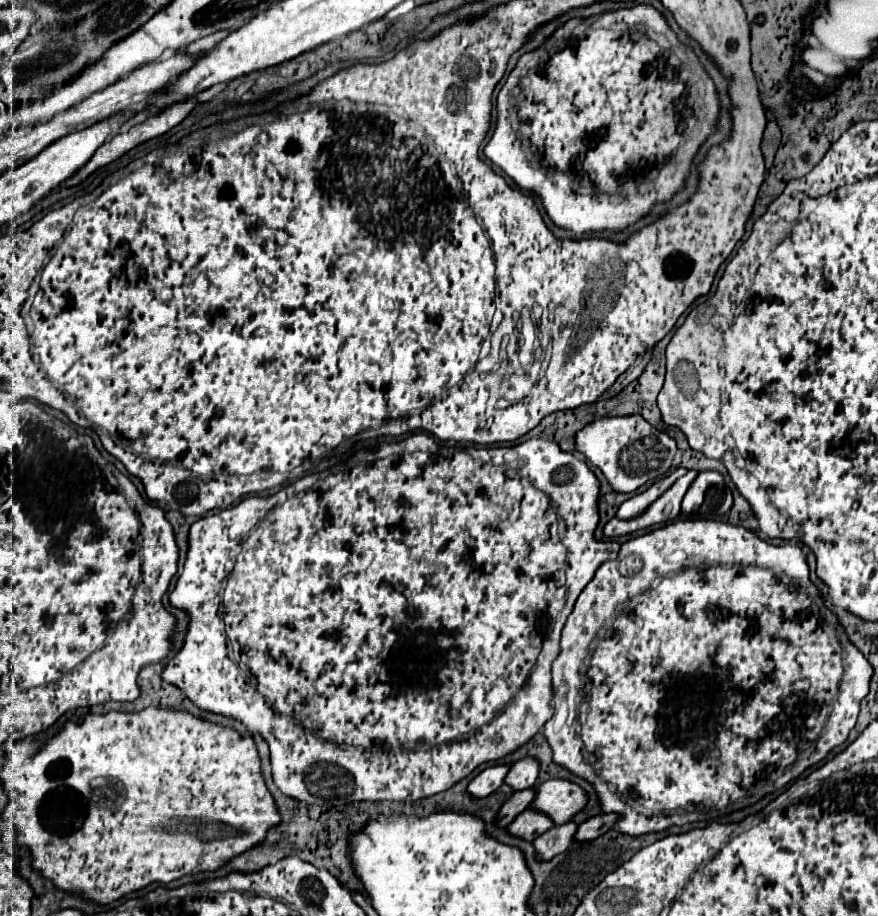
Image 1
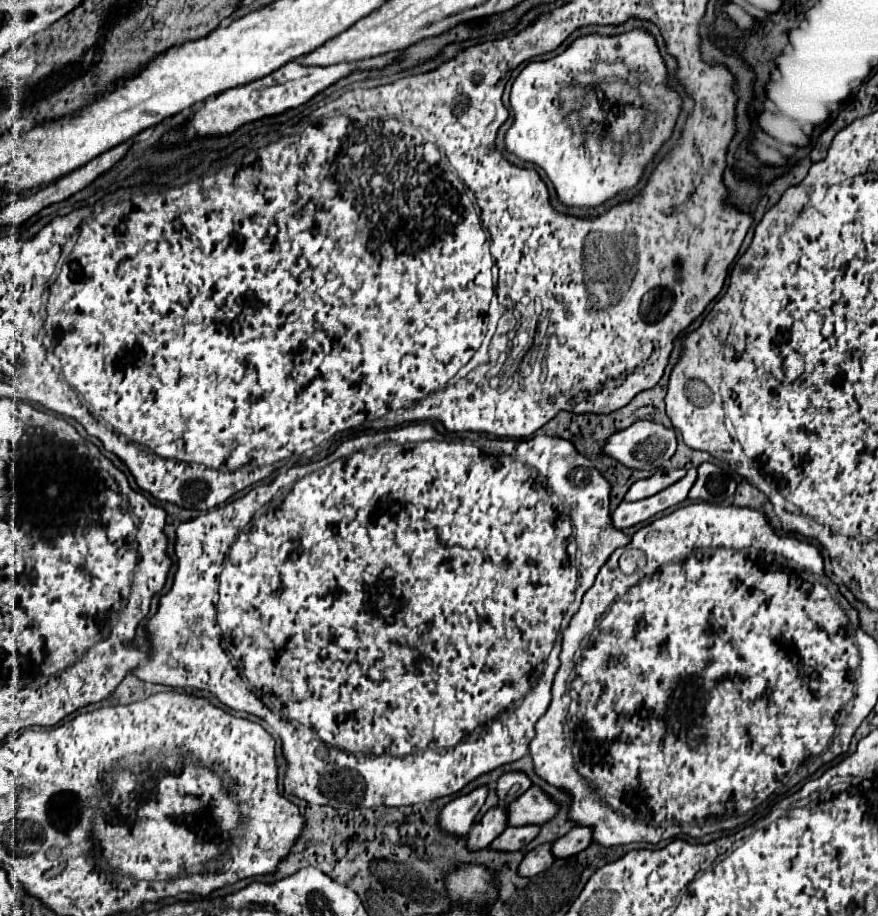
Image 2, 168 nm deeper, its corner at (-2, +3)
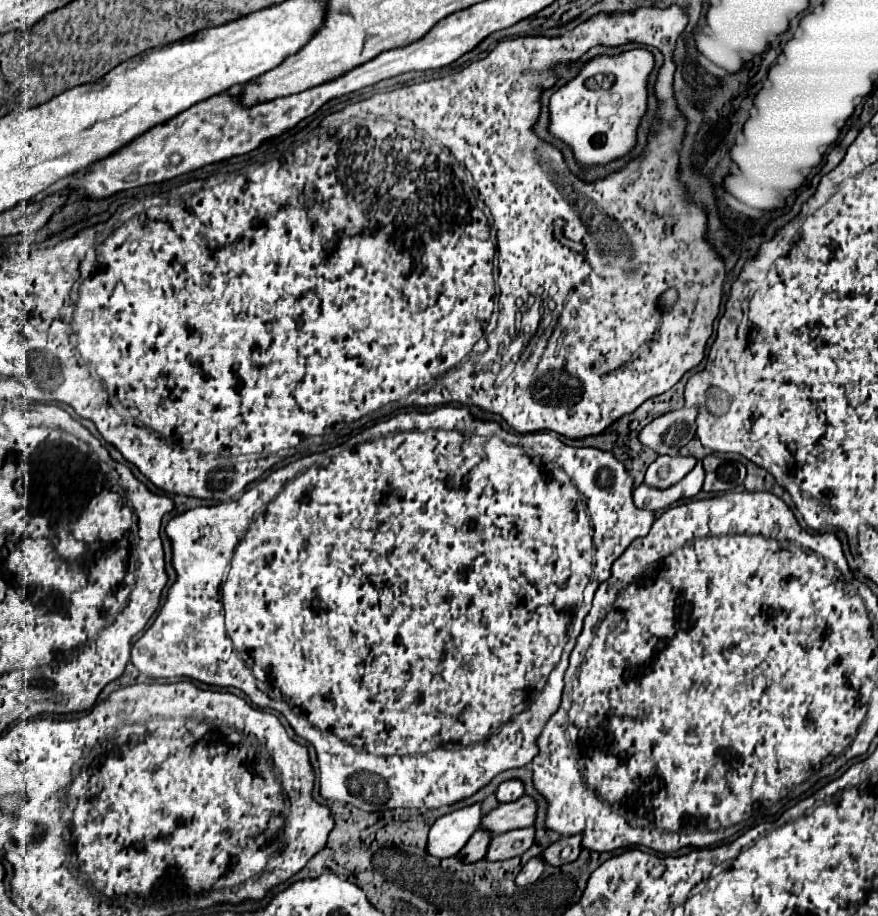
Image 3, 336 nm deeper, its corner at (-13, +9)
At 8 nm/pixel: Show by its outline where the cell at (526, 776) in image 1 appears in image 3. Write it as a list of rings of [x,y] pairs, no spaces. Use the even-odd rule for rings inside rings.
[[[505,780],[497,788],[497,800],[499,802],[513,802],[513,800],[521,798],[523,794],[525,794],[525,788],[523,788],[521,780]]]

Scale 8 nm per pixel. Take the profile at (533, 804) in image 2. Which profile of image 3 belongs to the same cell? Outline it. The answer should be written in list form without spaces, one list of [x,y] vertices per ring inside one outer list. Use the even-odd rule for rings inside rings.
[[[521,796],[515,802],[499,804],[487,816],[483,816],[481,828],[491,830],[493,834],[503,834],[515,828],[533,826],[537,818],[537,802],[531,796]]]

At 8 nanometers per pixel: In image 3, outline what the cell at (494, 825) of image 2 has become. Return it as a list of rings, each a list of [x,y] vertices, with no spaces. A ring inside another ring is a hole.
[[[481,828],[469,838],[469,842],[463,846],[463,850],[459,854],[465,858],[465,862],[475,862],[475,860],[485,856],[485,852],[491,844],[491,838],[493,838],[493,834]]]

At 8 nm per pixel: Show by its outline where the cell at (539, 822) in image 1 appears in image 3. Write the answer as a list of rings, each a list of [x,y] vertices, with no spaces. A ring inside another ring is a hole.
[[[535,828],[509,830],[507,834],[497,834],[491,840],[487,850],[487,860],[507,860],[513,856],[521,856],[535,842]]]

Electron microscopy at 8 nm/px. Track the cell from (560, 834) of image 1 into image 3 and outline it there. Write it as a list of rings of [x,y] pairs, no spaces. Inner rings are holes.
[[[533,856],[525,866],[523,866],[523,870],[519,872],[519,876],[517,876],[517,882],[521,884],[521,886],[527,886],[527,884],[533,884],[541,874],[543,874],[543,870],[545,870],[545,860],[543,860],[543,856]]]

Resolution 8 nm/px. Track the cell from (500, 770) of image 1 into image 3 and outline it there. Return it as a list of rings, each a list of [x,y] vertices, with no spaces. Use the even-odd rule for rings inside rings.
[[[479,802],[437,818],[429,832],[427,850],[439,858],[459,854],[459,850],[467,844],[473,832],[479,830],[481,818],[483,814]]]

